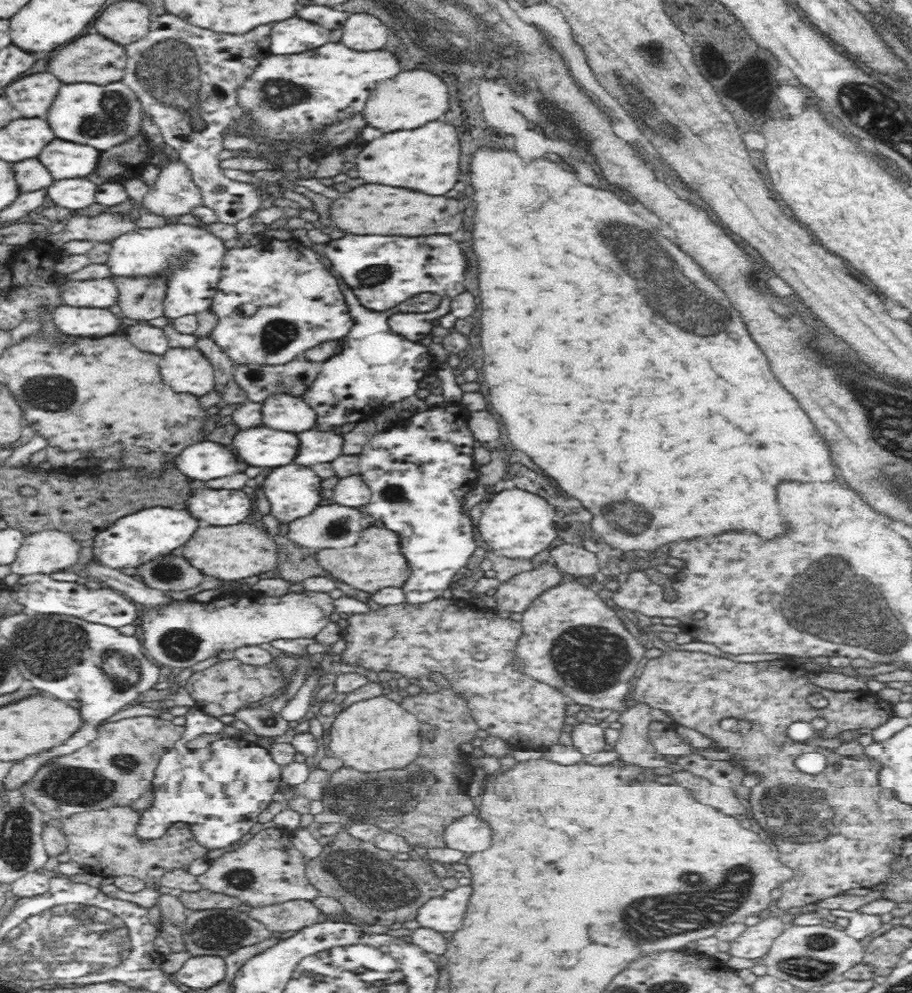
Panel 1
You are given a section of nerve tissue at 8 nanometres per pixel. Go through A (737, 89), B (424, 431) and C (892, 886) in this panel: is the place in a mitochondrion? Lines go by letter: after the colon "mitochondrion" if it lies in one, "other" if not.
A: other
B: other
C: other

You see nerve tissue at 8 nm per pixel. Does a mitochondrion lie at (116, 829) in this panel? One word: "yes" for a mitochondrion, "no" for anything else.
no

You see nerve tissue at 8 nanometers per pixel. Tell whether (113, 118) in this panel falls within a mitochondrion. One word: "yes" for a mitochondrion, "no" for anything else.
yes

